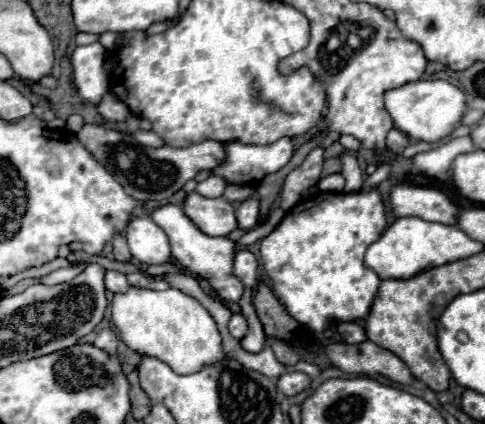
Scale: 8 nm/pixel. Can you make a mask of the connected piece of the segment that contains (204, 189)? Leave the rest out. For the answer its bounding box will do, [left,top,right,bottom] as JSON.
[196,175,226,197]

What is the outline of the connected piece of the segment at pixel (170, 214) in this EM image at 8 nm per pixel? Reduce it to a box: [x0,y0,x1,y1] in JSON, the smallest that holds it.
[152,205,244,303]

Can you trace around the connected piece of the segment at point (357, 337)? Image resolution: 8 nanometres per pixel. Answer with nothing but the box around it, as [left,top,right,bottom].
[336,321,366,345]

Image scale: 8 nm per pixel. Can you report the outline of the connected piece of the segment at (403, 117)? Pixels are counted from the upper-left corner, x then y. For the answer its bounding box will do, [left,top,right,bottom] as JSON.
[384,79,466,143]

